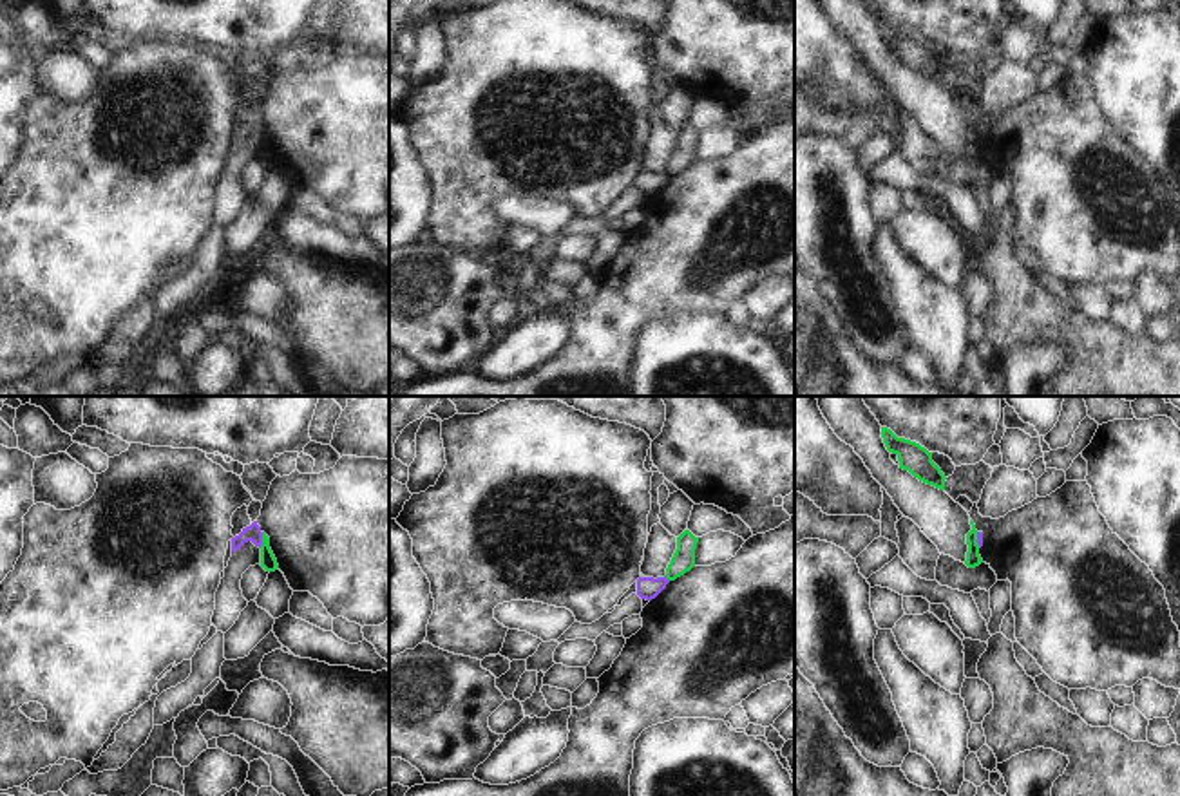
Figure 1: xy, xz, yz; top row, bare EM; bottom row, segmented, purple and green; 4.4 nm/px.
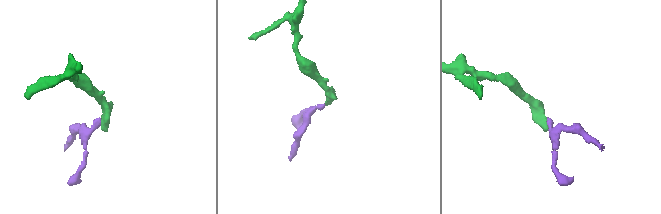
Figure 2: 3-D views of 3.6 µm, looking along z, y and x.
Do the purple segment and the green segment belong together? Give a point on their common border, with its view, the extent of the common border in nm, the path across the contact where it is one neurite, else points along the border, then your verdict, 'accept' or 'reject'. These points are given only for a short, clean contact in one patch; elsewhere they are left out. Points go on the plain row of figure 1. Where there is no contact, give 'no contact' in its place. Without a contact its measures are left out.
xy (261, 134) | 70 nm | along xy (263, 127), (259, 142) | reject

